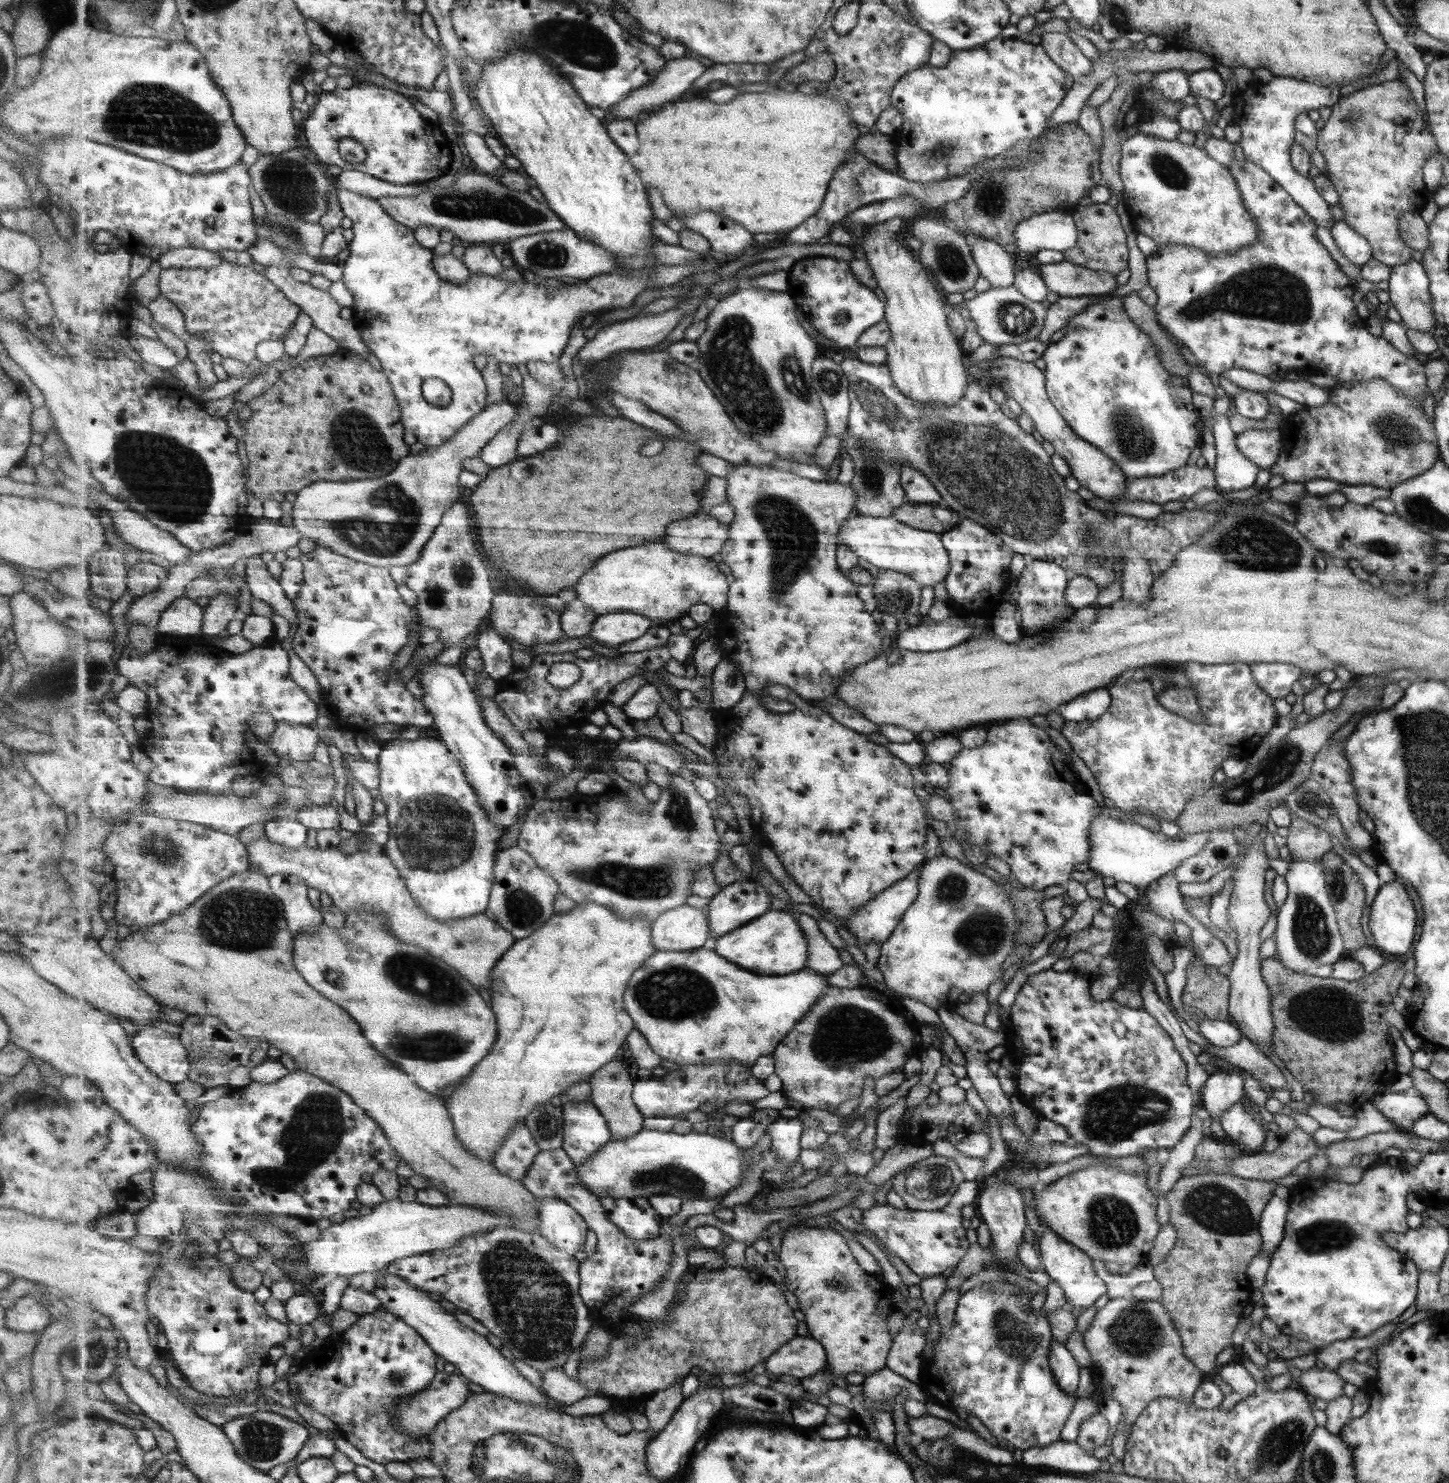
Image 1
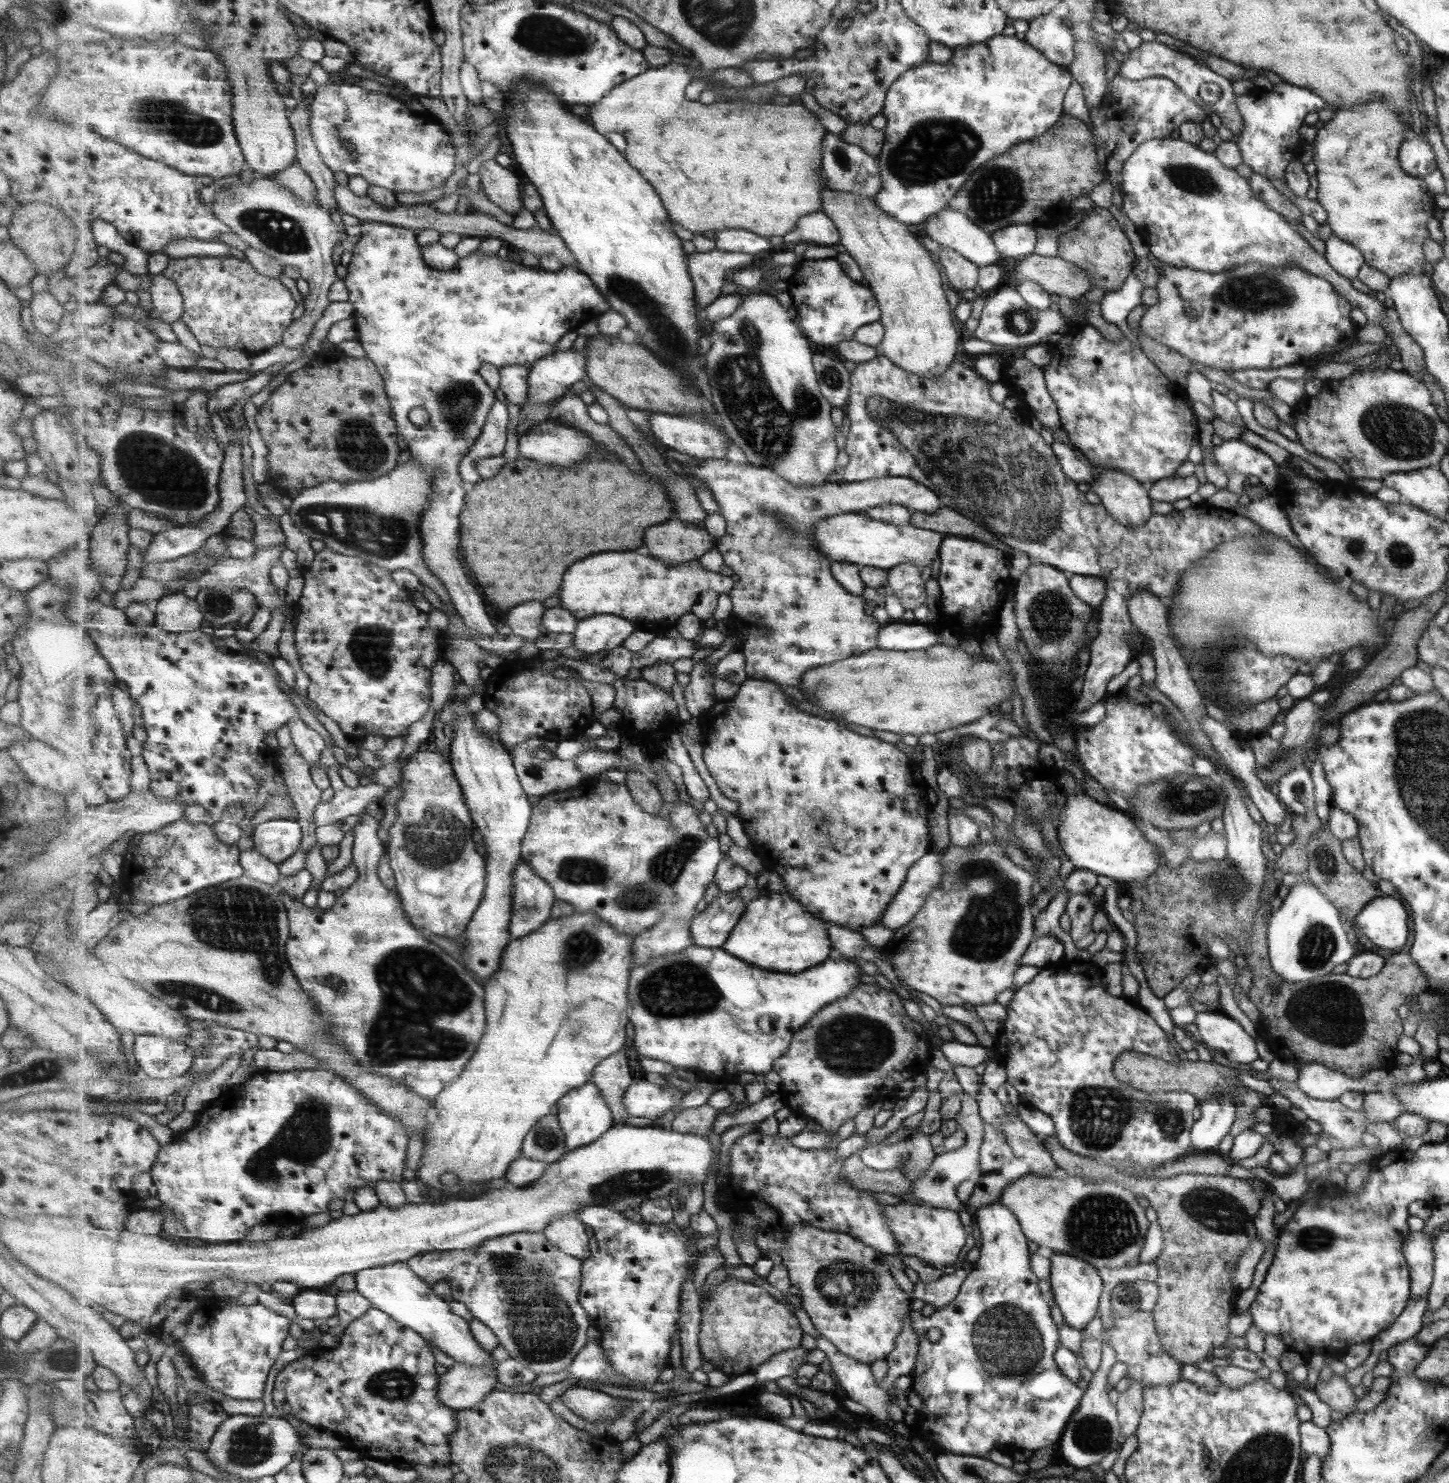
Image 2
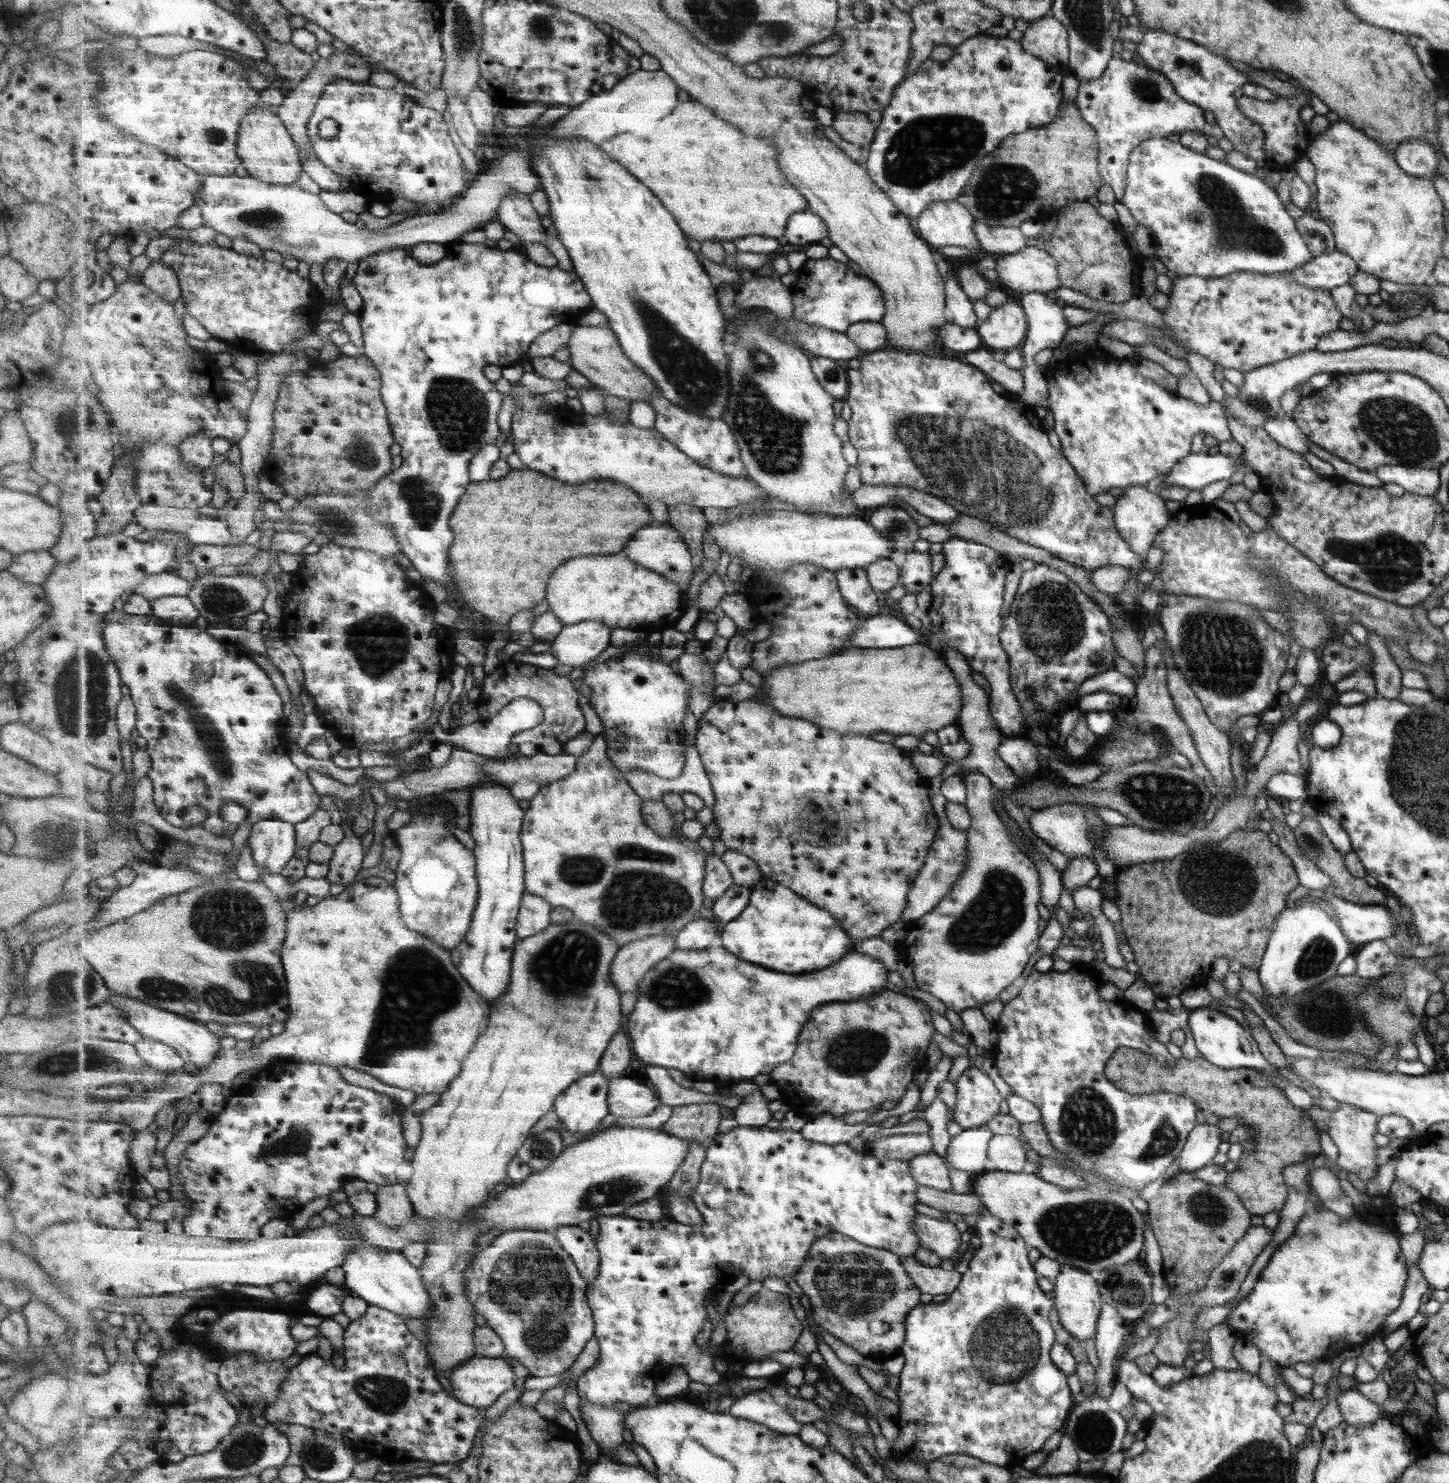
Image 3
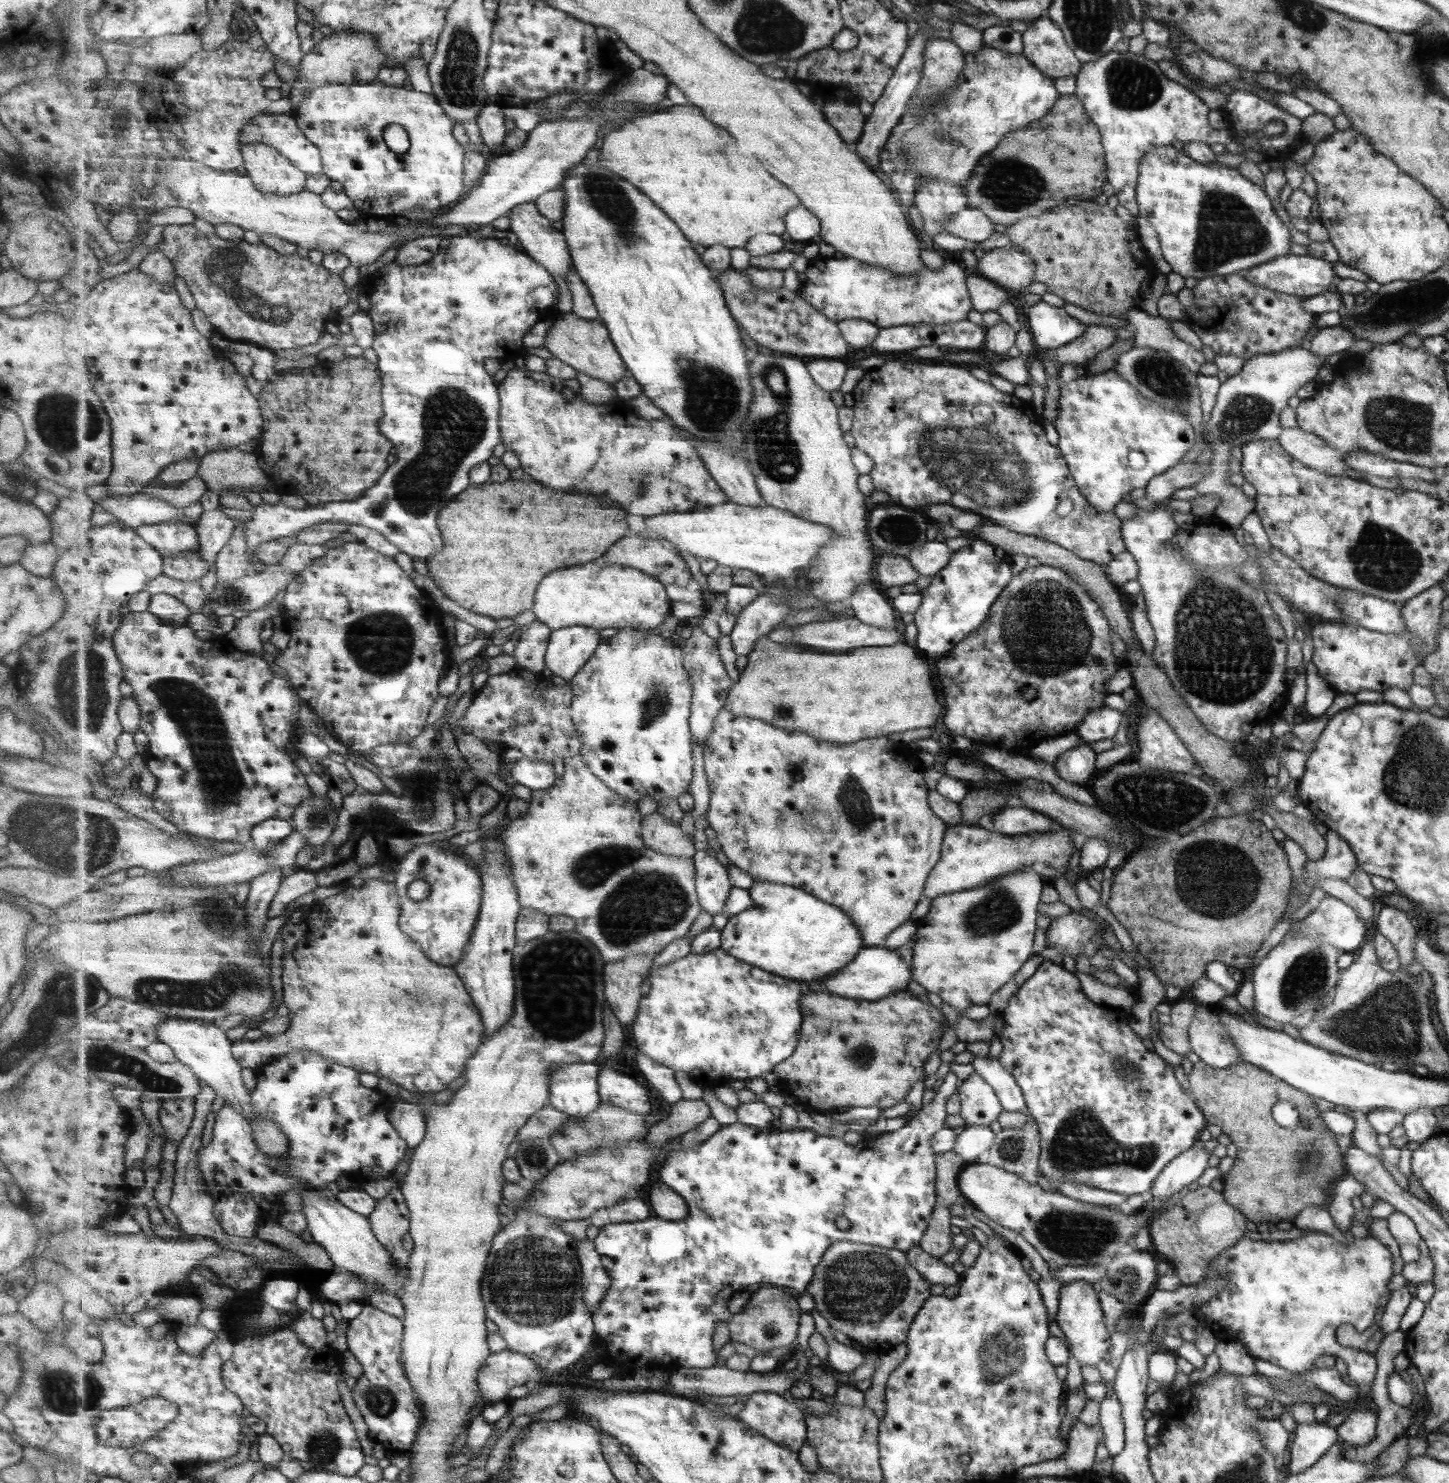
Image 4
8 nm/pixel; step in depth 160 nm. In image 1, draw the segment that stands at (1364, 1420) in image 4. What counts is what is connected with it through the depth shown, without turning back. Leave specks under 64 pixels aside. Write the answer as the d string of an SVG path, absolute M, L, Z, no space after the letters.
M1315 1366L1301 1371L1300 1377L1296 1380L1306 1394L1325 1401L1339 1398L1343 1394L1342 1384L1345 1384L1335 1371L1317 1369Z

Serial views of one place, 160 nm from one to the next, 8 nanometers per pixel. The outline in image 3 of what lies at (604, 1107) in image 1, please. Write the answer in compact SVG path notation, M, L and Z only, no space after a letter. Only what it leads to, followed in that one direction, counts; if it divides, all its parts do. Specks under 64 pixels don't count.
M619 1029L613 1036L600 1064L600 1069L609 1080L625 1076L623 1072L627 1070L633 1056L631 1044L632 1038L625 1034L625 1030Z

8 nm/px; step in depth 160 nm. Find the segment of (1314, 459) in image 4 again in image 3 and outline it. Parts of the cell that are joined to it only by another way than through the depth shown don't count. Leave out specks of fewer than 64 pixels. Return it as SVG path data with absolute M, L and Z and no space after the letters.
M1284 415L1270 418L1266 420L1263 428L1281 447L1300 455L1308 452L1306 436L1292 418Z

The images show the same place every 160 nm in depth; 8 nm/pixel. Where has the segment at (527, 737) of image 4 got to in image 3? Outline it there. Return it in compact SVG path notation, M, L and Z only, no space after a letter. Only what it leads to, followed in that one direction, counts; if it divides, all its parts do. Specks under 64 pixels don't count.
M515 661L502 662L496 670L484 678L481 685L481 697L478 701L478 711L481 719L491 720L505 706L521 696L532 698L544 710L544 722L540 726L531 730L523 731L512 738L516 745L523 742L531 742L537 746L537 750L542 750L545 746L558 742L562 746L577 738L581 732L585 732L585 716L579 708L579 698L577 690L573 686L573 681L569 676L559 676L553 669L546 670L529 664L522 664Z

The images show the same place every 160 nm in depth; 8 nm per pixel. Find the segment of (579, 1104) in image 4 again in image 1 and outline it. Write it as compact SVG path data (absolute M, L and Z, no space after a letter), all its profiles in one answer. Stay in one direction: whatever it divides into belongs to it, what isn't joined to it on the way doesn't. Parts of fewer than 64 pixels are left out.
M591 1100L567 1101L562 1105L565 1118L563 1149L576 1166L583 1166L593 1154L601 1152L612 1140L606 1116Z

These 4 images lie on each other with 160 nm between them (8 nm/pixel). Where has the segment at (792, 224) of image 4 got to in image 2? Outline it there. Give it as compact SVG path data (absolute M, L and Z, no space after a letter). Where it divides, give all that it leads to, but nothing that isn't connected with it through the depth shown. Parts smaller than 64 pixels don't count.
M823 210L803 216L789 234L783 236L783 244L810 243L812 245L836 246L841 242L841 233L833 220Z

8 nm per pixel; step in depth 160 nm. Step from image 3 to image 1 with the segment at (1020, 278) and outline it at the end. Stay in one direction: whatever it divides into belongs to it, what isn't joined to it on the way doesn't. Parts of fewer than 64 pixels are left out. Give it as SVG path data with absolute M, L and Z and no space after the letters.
M1069 261L1039 265L1036 273L1048 292L1059 297L1097 297L1105 296L1110 290L1117 290L1112 274L1094 271Z

